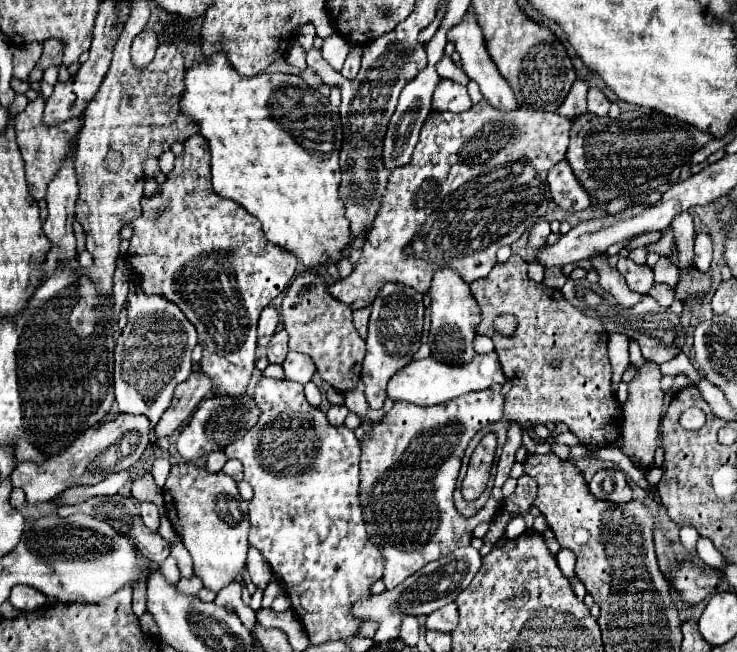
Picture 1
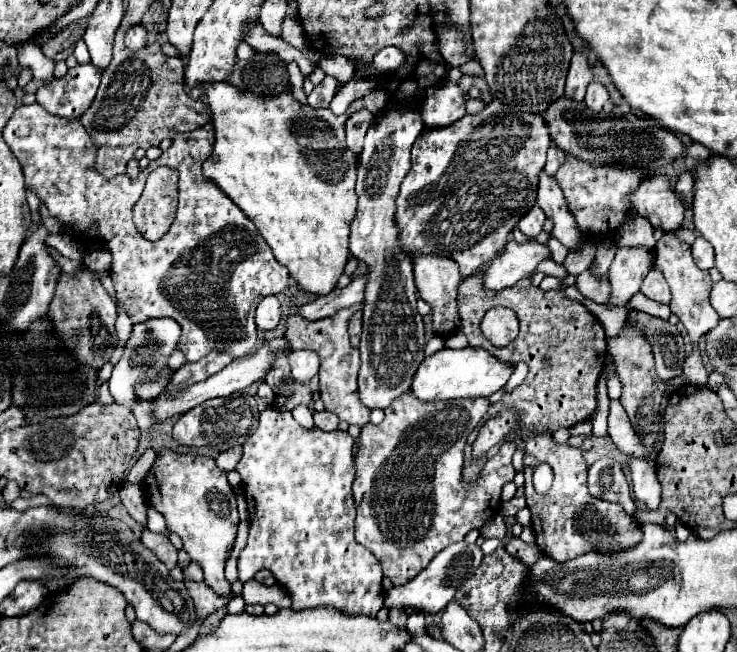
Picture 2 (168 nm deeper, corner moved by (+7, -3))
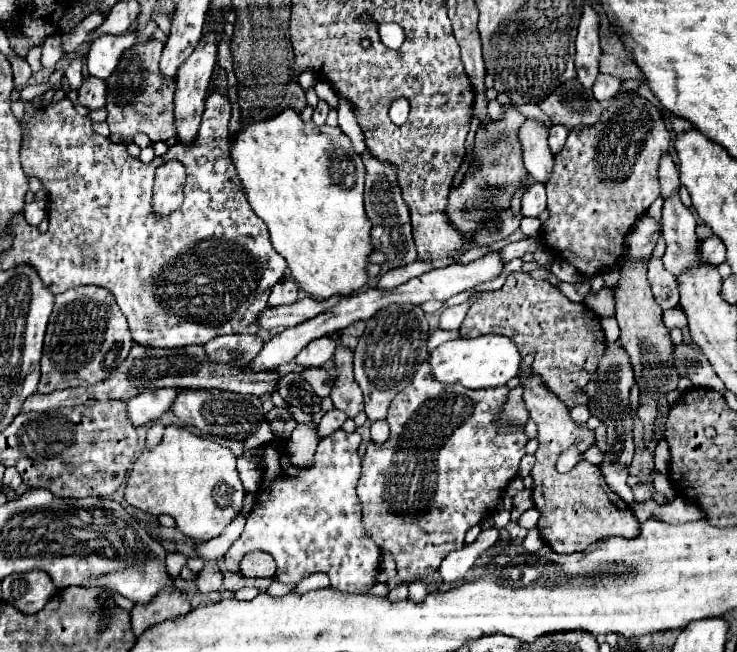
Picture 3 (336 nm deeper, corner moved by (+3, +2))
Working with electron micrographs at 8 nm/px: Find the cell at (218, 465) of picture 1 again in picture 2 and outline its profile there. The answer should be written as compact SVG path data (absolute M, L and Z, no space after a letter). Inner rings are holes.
M236 446L236 448L232 448L232 450L226 450L226 452L218 454L216 466L228 472L228 470L234 470L234 468L236 468L238 460L240 460L240 446Z

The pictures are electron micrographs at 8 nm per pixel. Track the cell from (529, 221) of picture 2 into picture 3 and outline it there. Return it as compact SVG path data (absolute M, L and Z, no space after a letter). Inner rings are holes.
M532 181L528 191L522 197L522 215L524 217L538 217L546 209L546 189L544 183Z

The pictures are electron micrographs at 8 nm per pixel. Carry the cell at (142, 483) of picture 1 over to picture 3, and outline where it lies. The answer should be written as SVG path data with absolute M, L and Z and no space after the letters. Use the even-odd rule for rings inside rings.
M154 423L154 425L148 429L148 435L146 435L146 447L148 447L148 449L154 449L154 447L160 443L162 433L164 433L164 425L162 425L162 423Z

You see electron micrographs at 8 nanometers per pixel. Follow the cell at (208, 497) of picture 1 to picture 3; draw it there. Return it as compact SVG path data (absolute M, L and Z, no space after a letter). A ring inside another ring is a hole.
M170 425L154 449L144 449L134 463L124 491L128 505L160 517L164 513L176 519L182 533L198 543L210 541L242 511L244 487L238 477L236 457L230 449L198 437L188 429Z

